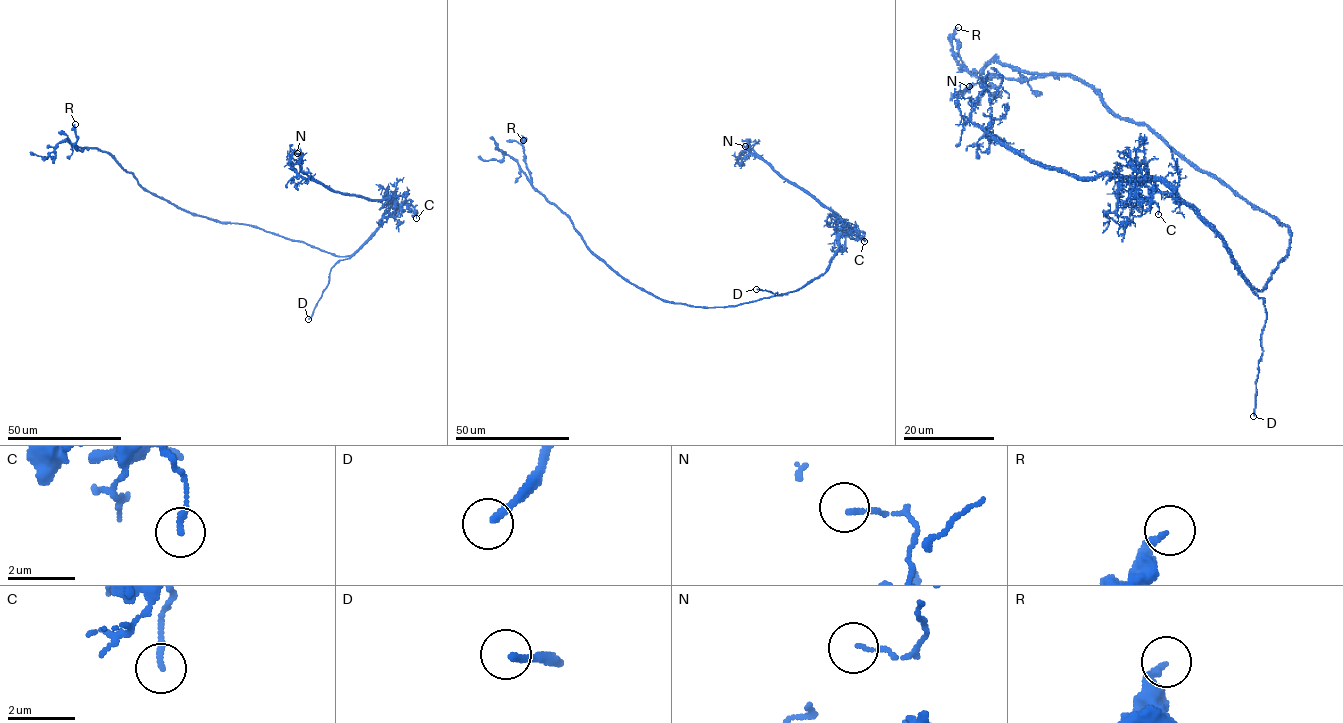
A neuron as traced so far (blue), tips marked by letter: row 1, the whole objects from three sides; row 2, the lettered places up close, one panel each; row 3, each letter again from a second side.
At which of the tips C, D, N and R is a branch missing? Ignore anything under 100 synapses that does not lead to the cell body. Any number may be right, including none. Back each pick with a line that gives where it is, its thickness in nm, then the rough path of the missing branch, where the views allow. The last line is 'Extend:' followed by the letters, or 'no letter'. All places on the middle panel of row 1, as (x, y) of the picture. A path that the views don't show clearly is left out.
D: place (756, 289); calibre 220 nm; course (756, 289), (745, 281), (767, 281), (779, 293)
Extend: D

